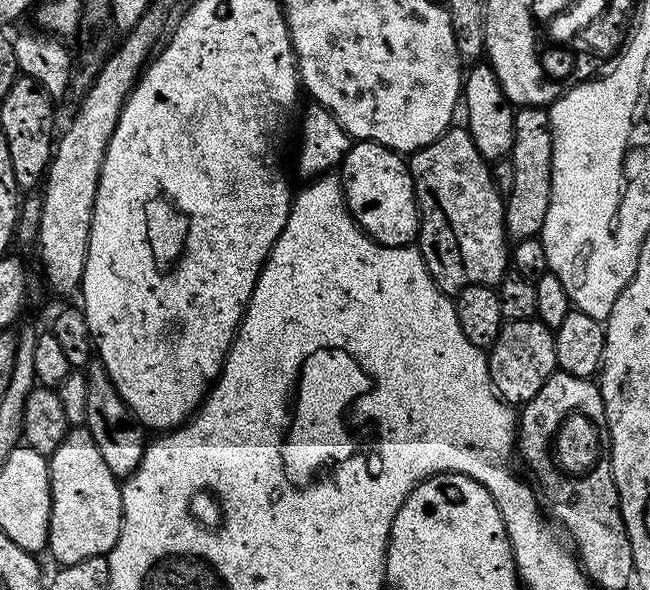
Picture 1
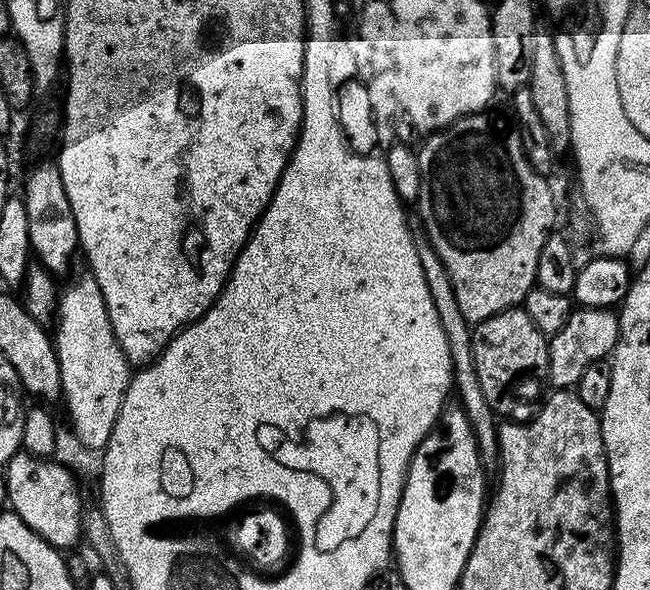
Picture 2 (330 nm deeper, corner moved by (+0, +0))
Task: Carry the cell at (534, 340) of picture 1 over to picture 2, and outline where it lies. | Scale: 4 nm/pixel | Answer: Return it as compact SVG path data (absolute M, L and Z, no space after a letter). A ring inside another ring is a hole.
M577 307L570 314L570 318L566 318L566 326L562 326L562 330L558 330L558 334L554 334L549 339L547 383L552 383L551 387L556 390L575 389L577 382L582 378L582 370L586 370L586 366L590 366L594 362L611 357L619 341L620 317L613 309Z

